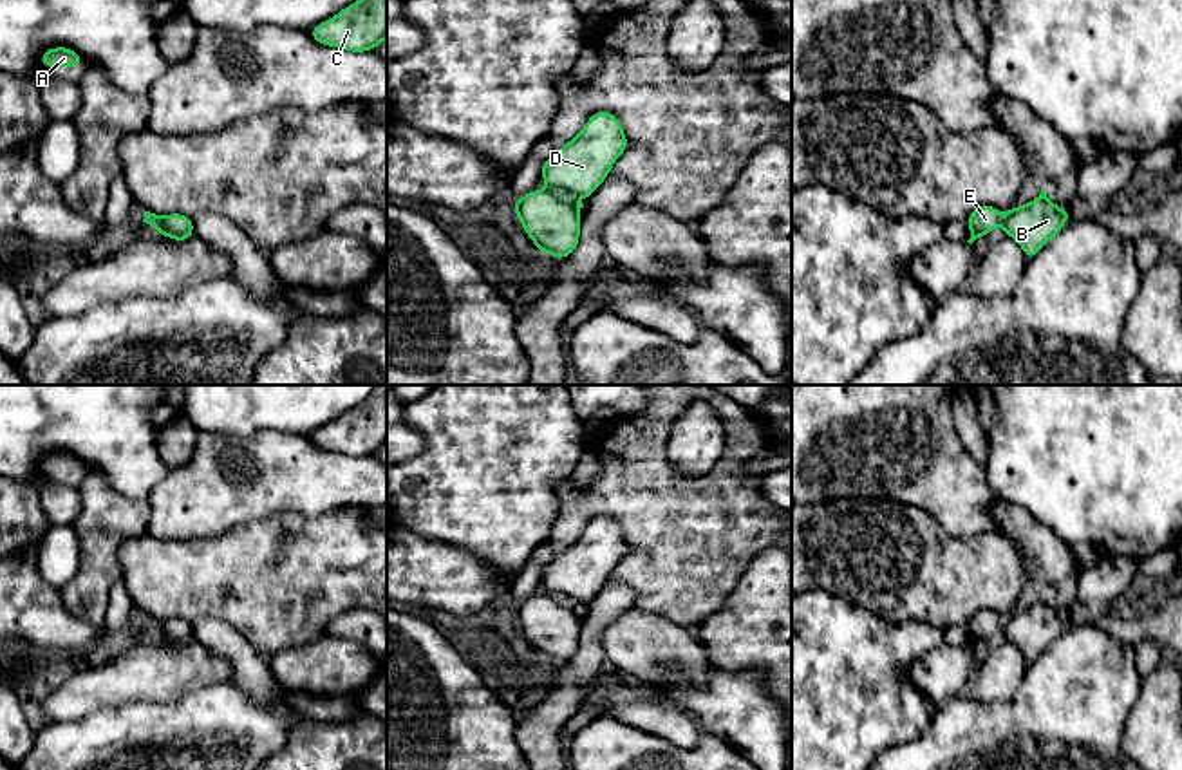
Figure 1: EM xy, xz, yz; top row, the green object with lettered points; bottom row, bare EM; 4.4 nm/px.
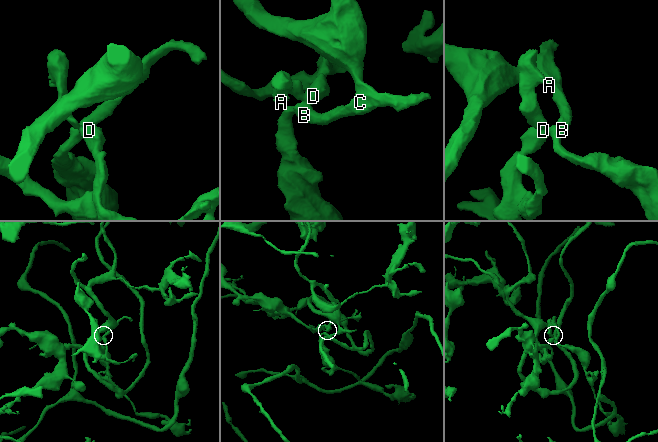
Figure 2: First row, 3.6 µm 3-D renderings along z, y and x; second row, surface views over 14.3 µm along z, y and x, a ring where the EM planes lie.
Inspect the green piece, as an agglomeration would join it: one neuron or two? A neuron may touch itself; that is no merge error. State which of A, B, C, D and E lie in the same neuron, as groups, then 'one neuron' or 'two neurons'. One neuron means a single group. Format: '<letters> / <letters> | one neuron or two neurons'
A D E / B C | two neurons

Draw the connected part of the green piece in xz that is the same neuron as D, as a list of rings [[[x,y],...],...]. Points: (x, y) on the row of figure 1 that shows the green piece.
[[[607,110],[595,112],[571,141],[542,163],[540,177],[555,193],[587,199],[627,146],[620,119]]]

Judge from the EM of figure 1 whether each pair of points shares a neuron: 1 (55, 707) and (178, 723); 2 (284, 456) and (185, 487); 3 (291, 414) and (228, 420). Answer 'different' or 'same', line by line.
1: different
2: same
3: same

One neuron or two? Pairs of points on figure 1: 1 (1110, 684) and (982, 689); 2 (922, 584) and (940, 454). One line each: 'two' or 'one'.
1: two
2: two

